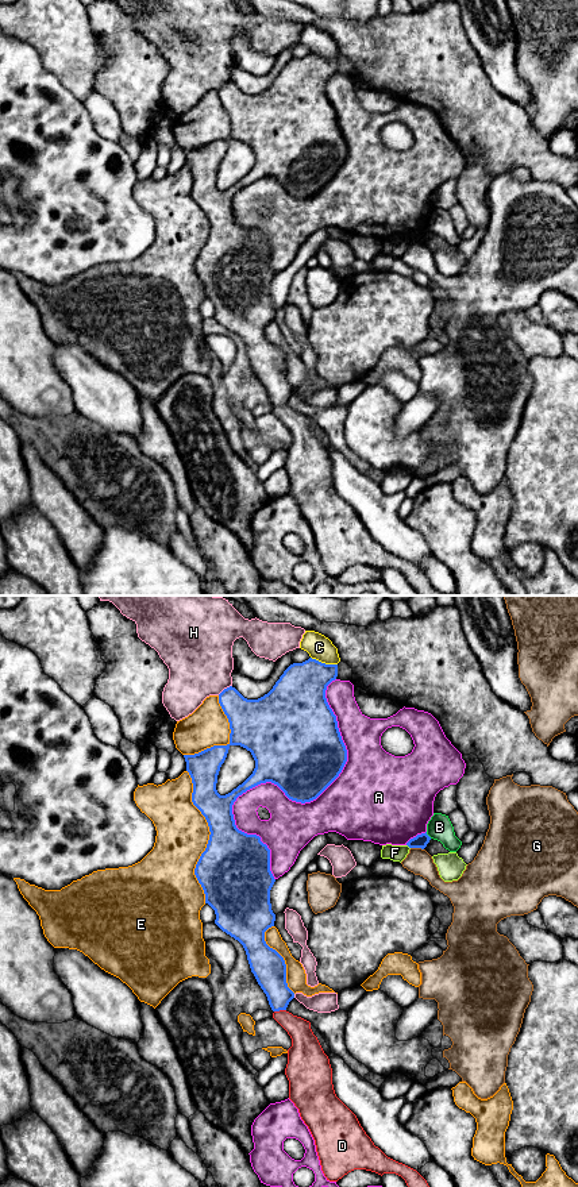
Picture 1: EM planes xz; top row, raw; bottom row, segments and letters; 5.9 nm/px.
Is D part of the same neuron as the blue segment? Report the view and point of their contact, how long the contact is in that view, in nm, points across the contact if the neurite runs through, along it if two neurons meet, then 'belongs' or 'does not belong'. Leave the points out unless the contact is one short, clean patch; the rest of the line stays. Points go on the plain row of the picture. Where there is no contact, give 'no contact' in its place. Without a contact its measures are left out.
xz (280, 404) | 70 nm | across xz (269, 363), (278, 389), (280, 404), (304, 438) | belongs

